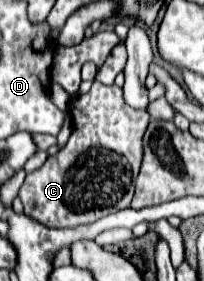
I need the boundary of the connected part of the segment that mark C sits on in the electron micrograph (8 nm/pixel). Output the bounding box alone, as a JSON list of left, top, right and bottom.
[20,85,148,227]

